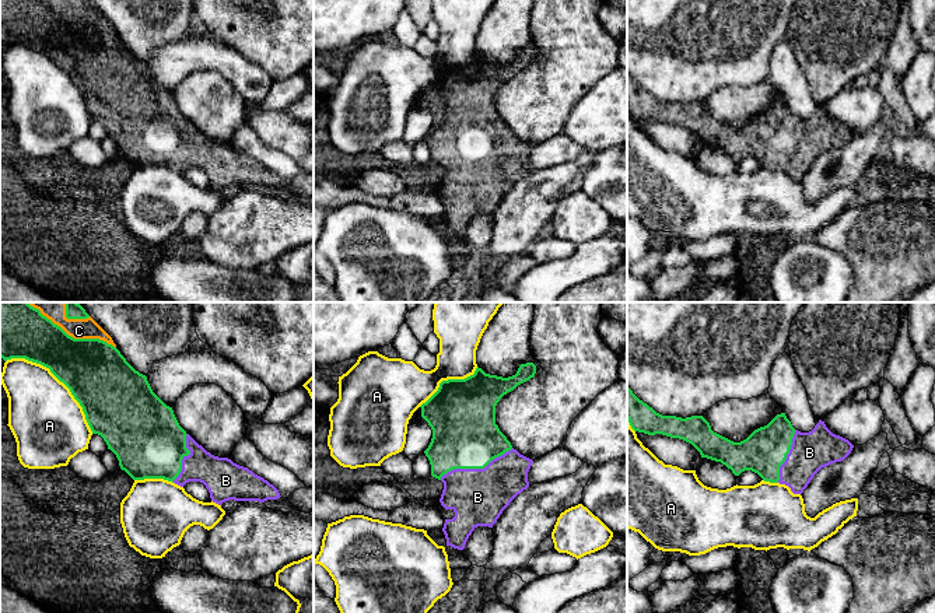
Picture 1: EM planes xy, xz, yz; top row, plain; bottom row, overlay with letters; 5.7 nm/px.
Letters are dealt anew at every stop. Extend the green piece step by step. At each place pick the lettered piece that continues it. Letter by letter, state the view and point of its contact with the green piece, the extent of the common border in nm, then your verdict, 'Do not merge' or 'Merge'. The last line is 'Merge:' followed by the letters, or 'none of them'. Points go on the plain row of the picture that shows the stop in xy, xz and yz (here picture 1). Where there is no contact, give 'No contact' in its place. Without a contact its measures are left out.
A: Touches green at xy (59, 66). Shared border 650 nm. Do not merge
B: Touches green at xz (476, 154). Shared border 460 nm. Merge
C: Touches green at xy (79, 25). Shared border 480 nm. Merge
Merge: B, C

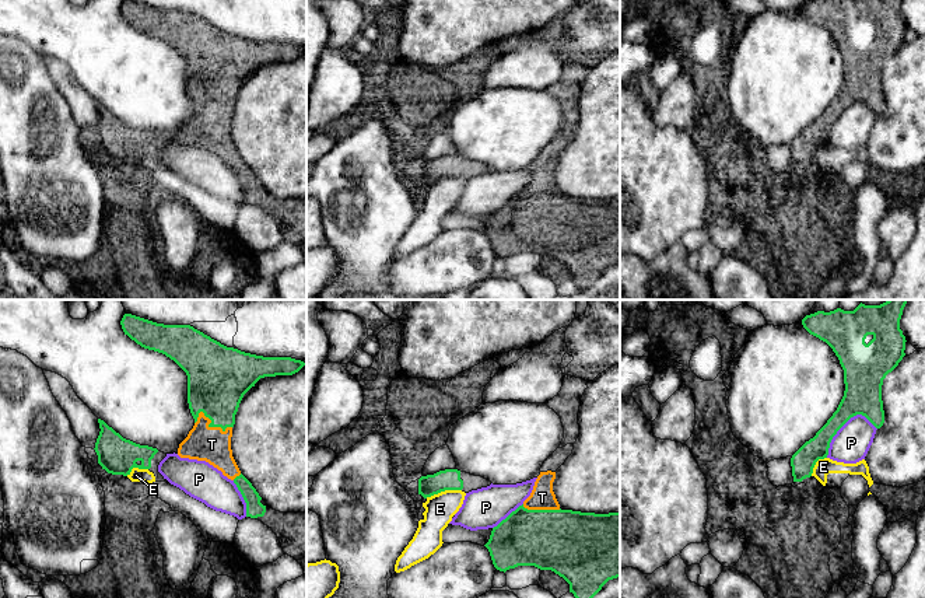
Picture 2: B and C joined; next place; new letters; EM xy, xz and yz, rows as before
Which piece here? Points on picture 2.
E: Touches green at xz (442, 177). Shared border 220 nm. Do not merge
P: Touches green at yz (844, 109). Shared border 340 nm. Do not merge
T: Touches green at xy (209, 111). Shared border 220 nm. Merge
Merge: T

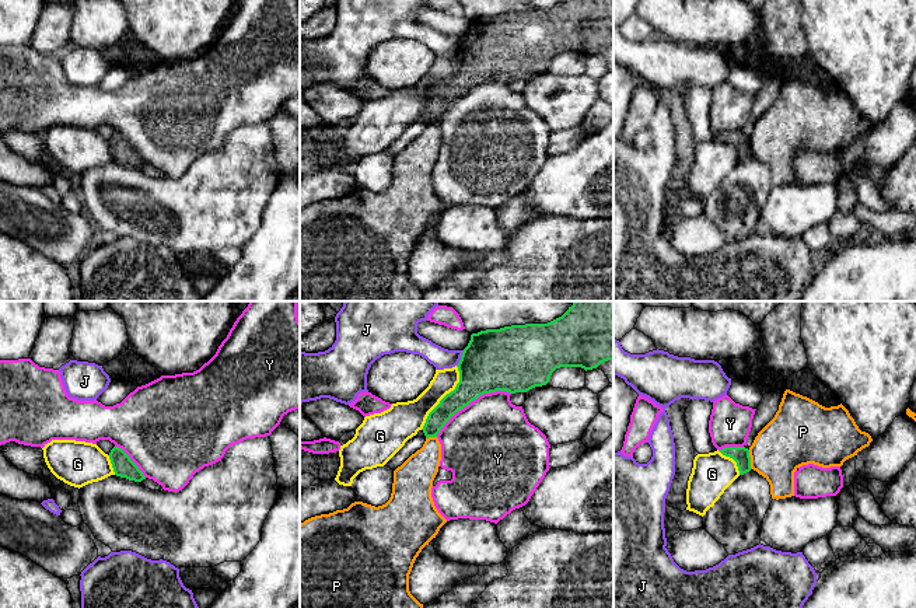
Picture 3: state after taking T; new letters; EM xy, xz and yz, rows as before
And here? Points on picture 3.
G: Touches green at xz (444, 83). Shared border 420 nm. Do not merge
J: Touches green at xz (461, 44). Shared border 100 nm. Do not merge
P: Touches green at yz (750, 146). Shared border 110 nm. Do not merge
Y: Touches green at xz (471, 87). Shared border 500 nm. Do not merge
Merge: none of them

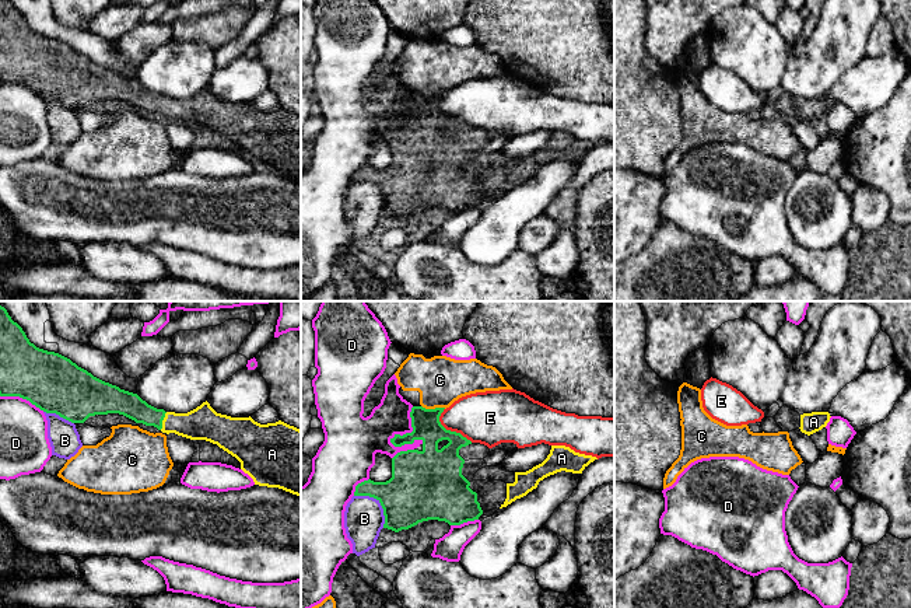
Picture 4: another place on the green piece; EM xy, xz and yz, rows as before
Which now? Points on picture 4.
A: Touches green at xy (163, 105). Shared border 110 nm. Merge
B: Touches green at xz (379, 188). Shared border 260 nm. Do not merge
C: Touches green at xz (435, 94). Shared border 140 nm. Do not merge
D: Touches green at xz (409, 119). Shared border 260 nm. Do not merge
E: Touches green at xz (449, 116). Shared border 260 nm. Do not merge
Merge: A

